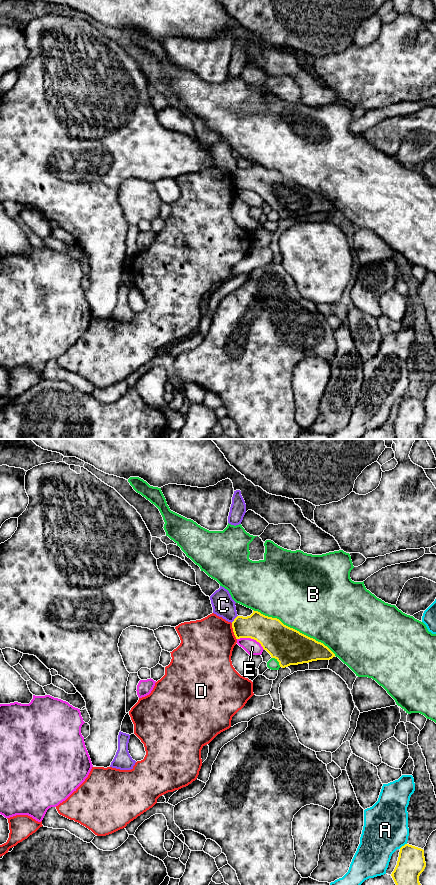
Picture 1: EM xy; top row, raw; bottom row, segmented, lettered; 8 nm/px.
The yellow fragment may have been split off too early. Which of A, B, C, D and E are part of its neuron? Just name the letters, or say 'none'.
none

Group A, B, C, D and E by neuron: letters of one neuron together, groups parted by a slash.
A / B / C / D / E

